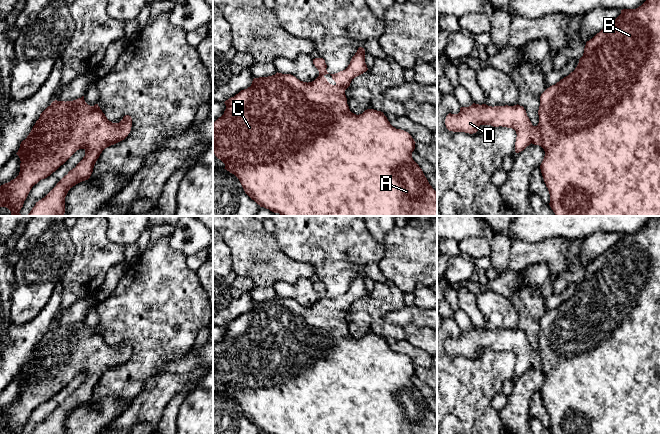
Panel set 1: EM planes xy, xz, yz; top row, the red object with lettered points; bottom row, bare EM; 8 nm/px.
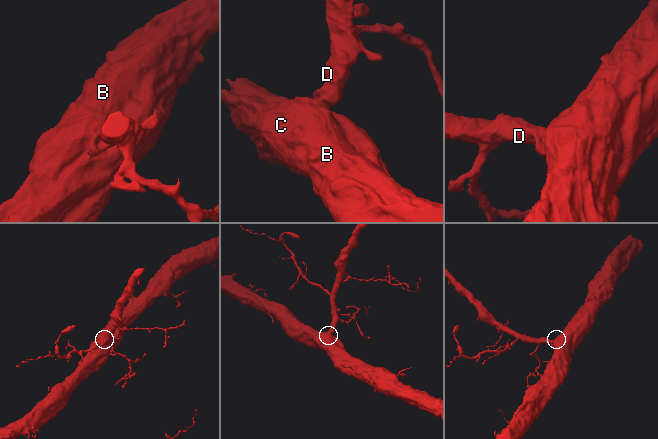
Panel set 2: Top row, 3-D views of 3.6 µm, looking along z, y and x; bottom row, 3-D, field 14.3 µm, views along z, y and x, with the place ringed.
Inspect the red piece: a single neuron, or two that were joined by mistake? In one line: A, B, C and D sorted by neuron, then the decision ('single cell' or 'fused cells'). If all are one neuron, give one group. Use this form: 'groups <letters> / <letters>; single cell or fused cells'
groups A B C D; single cell

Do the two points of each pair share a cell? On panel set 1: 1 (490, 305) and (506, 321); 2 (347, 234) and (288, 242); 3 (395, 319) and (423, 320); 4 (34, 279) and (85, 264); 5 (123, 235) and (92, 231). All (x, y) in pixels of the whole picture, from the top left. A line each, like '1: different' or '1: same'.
1: same
2: same
3: same
4: different
5: different

